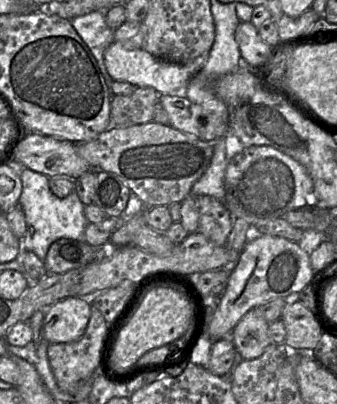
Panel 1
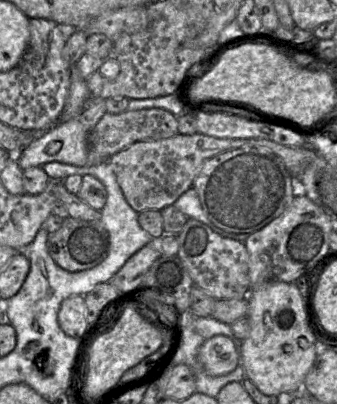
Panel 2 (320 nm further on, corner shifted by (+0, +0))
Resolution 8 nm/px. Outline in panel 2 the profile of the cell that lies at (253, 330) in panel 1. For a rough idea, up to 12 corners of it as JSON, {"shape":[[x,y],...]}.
{"shape":[[227,336],[200,346],[199,361],[211,376],[240,364],[238,346]]}

